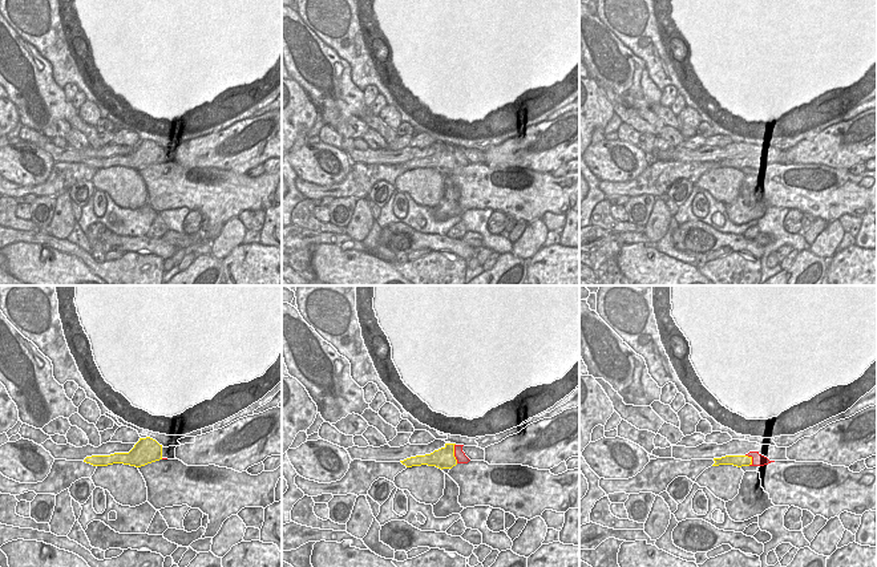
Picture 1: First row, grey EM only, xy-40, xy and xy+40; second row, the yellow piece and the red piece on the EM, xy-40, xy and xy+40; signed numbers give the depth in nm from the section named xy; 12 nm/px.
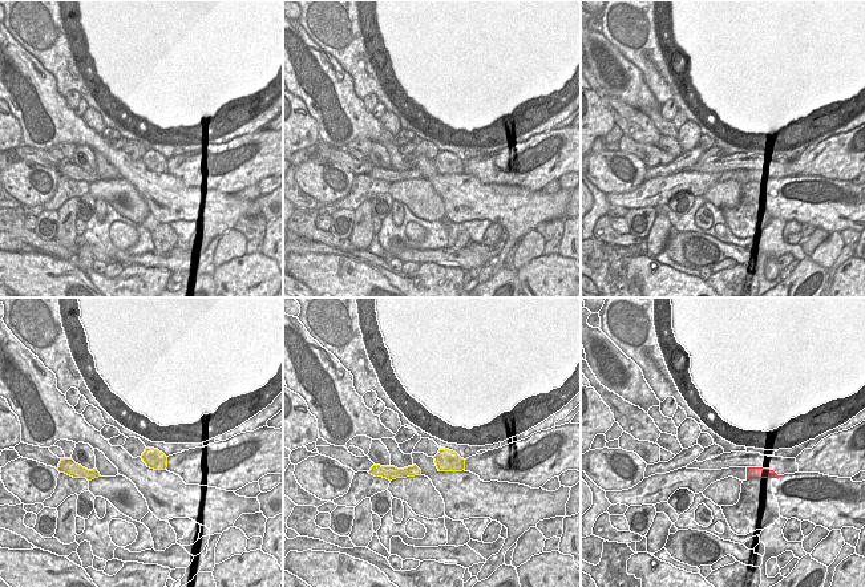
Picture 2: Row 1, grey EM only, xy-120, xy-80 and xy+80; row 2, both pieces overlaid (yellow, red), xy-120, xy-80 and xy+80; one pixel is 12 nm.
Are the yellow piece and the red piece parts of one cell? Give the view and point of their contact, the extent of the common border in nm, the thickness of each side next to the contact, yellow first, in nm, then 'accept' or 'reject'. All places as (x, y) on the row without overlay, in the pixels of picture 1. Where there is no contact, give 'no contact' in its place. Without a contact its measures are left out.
xy (453, 156) | 240 nm | 260/130 nm | accept

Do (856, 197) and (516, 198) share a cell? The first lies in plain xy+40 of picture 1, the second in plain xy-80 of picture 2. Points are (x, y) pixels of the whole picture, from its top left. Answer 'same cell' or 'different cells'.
same cell

